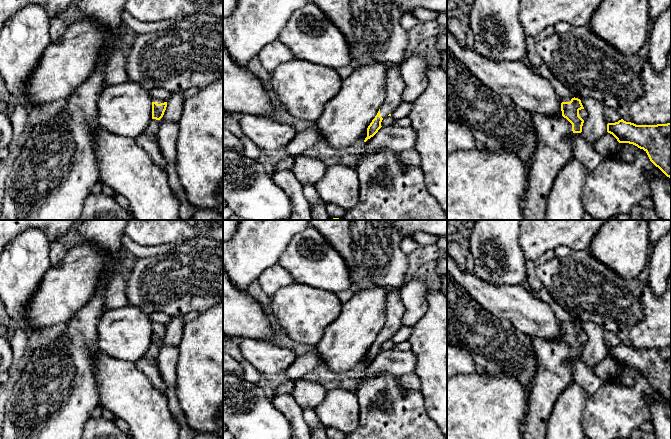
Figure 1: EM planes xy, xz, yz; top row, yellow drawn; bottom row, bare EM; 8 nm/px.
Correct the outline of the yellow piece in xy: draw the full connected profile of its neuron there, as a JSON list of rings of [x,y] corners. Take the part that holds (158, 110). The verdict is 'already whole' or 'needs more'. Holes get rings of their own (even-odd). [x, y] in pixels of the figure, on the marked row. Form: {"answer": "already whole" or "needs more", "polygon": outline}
{"answer": "needs more", "polygon": [[[152,98],[152,120],[147,128],[134,139],[135,143],[150,156],[151,160],[165,171],[168,163],[159,148],[157,133],[161,124],[160,119],[163,117],[166,107],[167,102]]]}

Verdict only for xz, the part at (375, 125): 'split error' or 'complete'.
split error

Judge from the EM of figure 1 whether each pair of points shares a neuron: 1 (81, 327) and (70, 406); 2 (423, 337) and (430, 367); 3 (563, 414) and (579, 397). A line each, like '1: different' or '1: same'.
1: same
2: same
3: same

